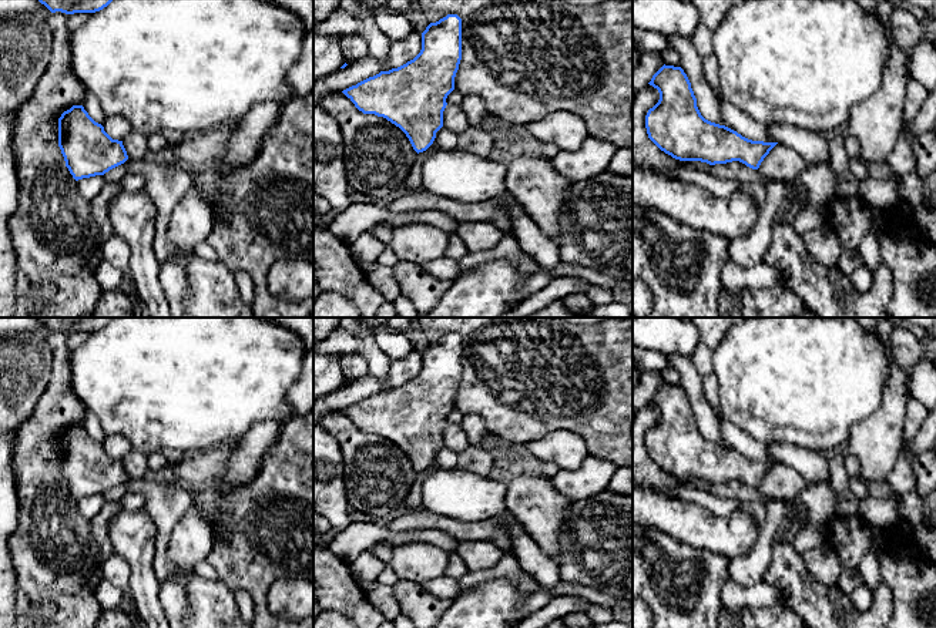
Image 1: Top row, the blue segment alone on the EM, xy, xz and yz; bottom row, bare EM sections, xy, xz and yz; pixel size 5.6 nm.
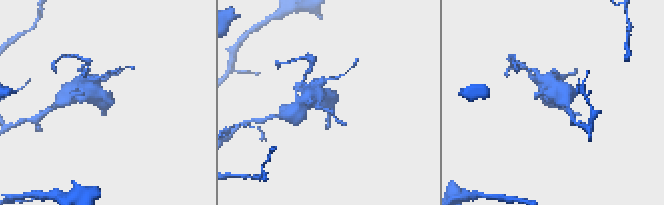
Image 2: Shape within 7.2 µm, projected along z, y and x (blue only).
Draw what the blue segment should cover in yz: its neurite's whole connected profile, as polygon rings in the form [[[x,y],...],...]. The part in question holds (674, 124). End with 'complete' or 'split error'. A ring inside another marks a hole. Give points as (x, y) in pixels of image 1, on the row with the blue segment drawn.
[[[664,64],[648,84],[660,93],[658,103],[645,115],[648,138],[675,159],[709,165],[739,161],[758,169],[778,144],[752,141],[725,125],[705,120],[681,67]]] | complete

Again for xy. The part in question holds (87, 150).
[[[83,105],[58,118],[58,147],[76,181],[104,175],[128,159],[123,141],[113,140]]] | complete

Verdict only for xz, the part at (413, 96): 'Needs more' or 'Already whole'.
Already whole

